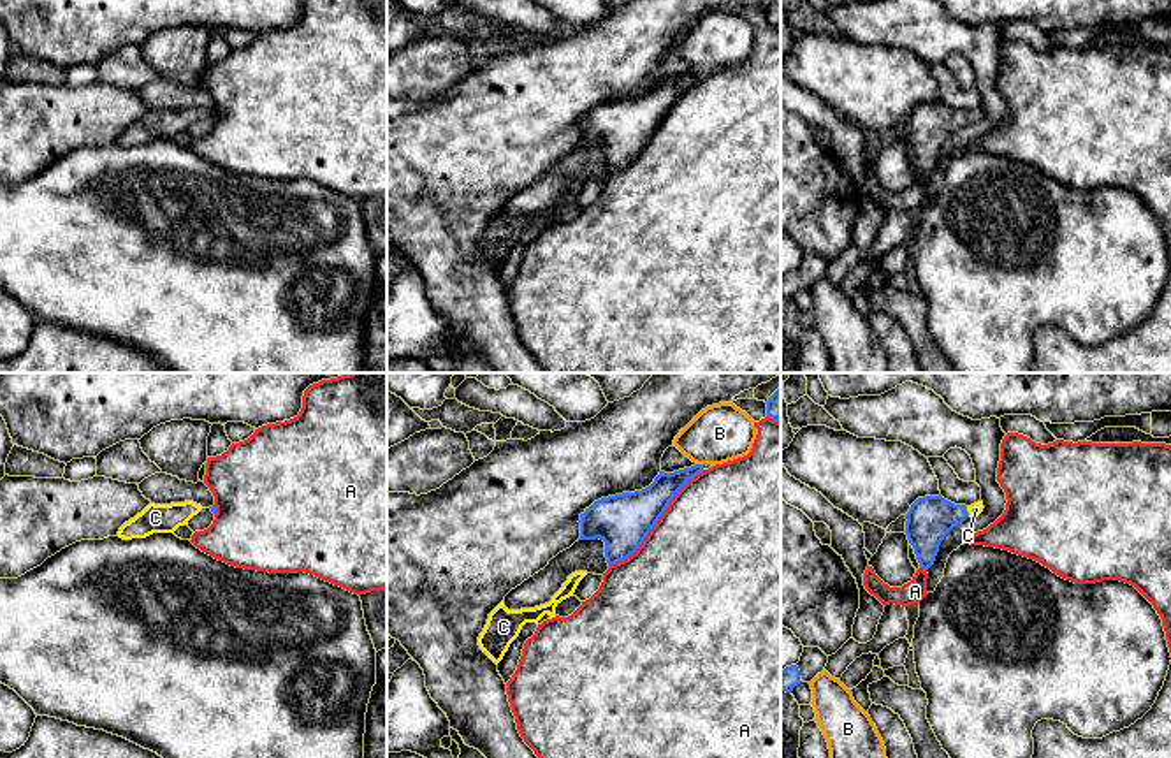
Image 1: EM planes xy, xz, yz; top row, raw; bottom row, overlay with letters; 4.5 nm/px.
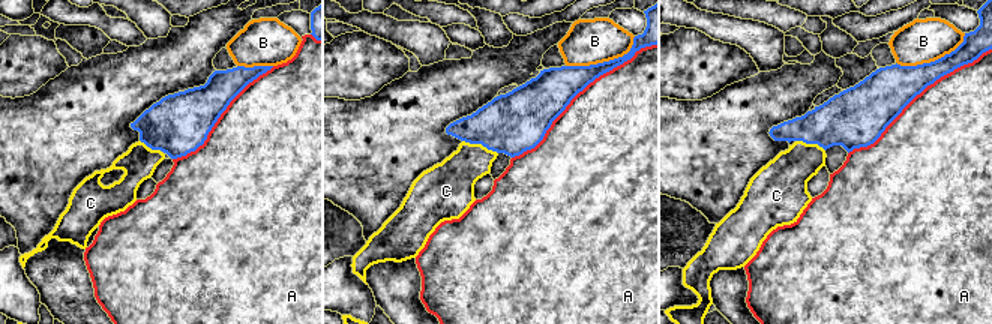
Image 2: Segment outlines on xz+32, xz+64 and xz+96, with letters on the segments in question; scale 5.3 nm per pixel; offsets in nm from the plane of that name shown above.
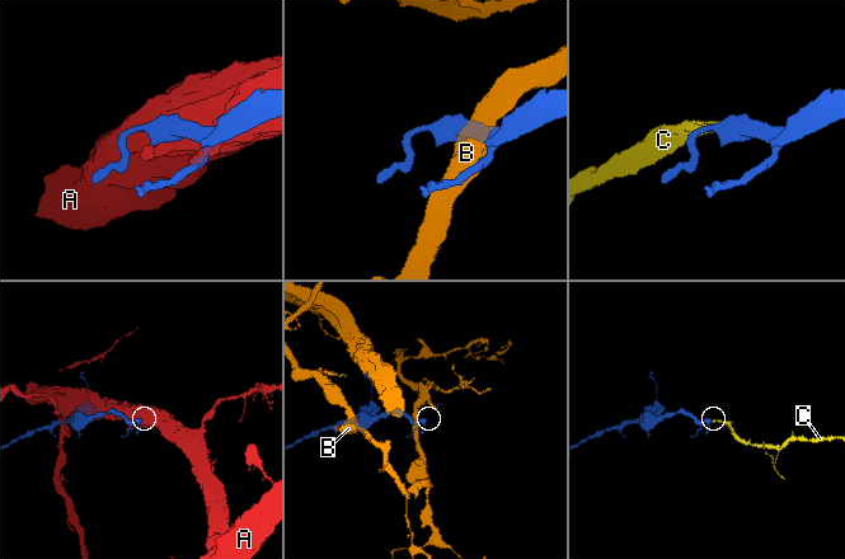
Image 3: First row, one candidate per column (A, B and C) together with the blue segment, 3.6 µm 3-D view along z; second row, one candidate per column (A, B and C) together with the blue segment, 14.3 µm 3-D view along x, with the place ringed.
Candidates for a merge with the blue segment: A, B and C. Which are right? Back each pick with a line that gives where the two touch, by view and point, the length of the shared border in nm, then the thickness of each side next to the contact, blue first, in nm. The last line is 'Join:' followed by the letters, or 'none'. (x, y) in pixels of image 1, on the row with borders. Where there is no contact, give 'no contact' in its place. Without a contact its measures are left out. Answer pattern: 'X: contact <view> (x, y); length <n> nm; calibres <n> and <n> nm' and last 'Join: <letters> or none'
C: contact yz (967, 512); length 50 nm; calibres 200 and 60 nm
Join: C

